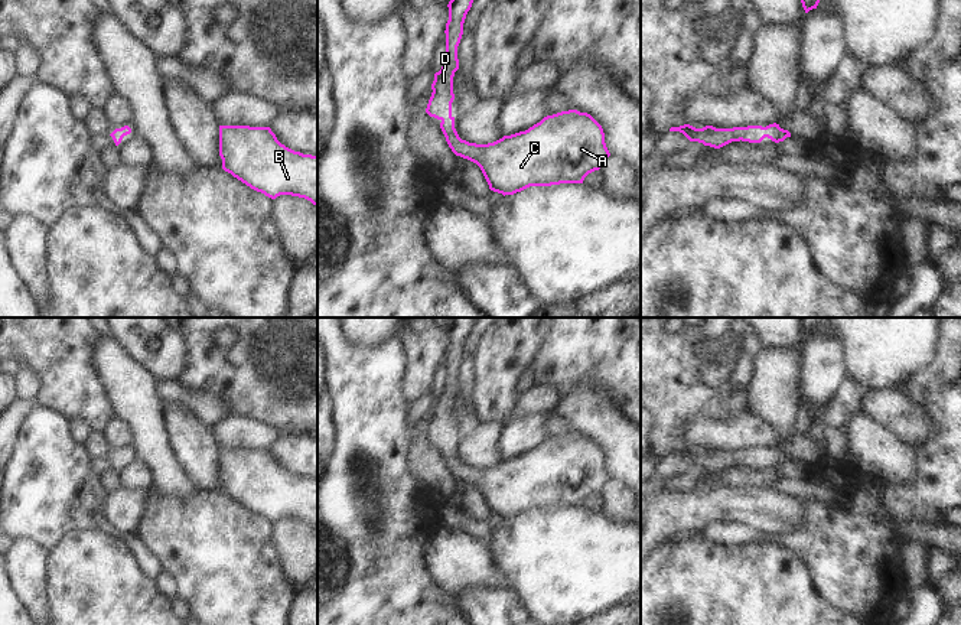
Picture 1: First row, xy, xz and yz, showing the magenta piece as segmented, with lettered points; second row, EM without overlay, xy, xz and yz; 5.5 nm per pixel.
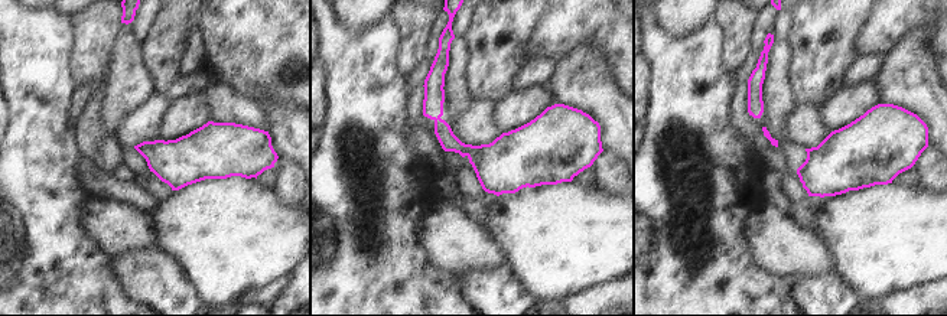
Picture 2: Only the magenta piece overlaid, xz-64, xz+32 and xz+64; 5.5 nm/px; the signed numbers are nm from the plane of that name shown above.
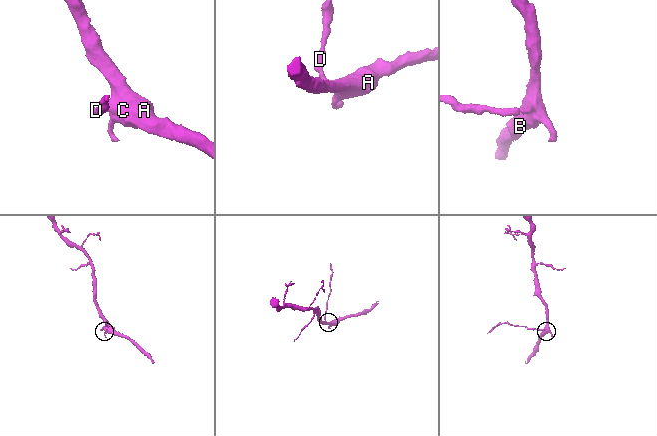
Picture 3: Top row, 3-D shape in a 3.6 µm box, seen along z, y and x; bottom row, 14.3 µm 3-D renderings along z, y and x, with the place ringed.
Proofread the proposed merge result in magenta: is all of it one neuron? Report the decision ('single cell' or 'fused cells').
single cell

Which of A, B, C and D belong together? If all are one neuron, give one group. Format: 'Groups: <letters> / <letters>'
Groups: A B C D

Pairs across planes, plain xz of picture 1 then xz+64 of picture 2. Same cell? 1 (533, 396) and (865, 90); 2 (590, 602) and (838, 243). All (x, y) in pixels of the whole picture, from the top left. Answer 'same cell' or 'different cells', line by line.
1: different cells
2: same cell

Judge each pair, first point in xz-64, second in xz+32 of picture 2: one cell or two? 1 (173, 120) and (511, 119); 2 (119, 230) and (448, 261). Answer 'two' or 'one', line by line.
1: one
2: one

